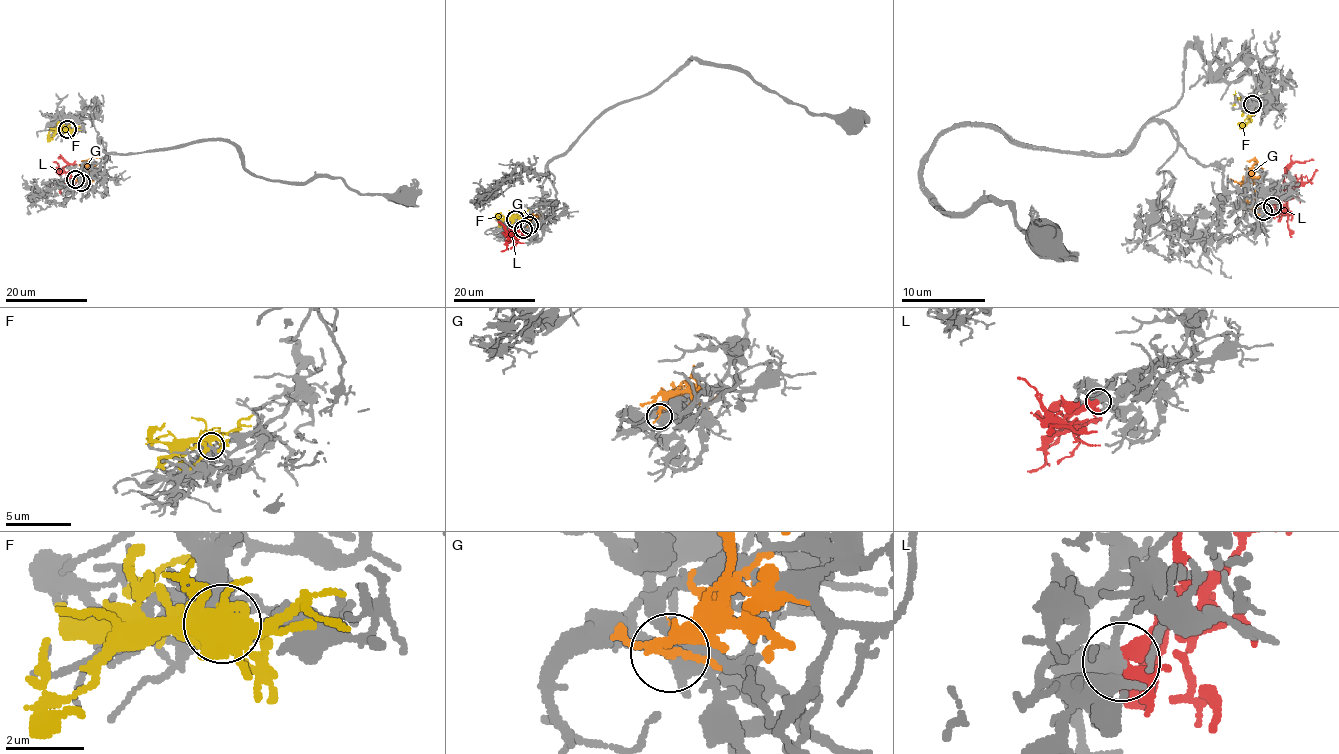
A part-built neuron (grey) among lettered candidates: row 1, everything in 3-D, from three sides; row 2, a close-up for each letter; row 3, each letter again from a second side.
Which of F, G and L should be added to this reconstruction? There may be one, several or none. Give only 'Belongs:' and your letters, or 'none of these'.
Belongs: L

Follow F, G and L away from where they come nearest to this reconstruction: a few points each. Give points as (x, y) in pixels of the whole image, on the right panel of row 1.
F: (1252, 105), (1248, 107), (1248, 120), (1238, 124)
G: (1263, 211), (1246, 197), (1246, 174), (1254, 159), (1246, 161)
L: (1271, 205), (1286, 191), (1286, 172), (1296, 161), (1313, 159)

